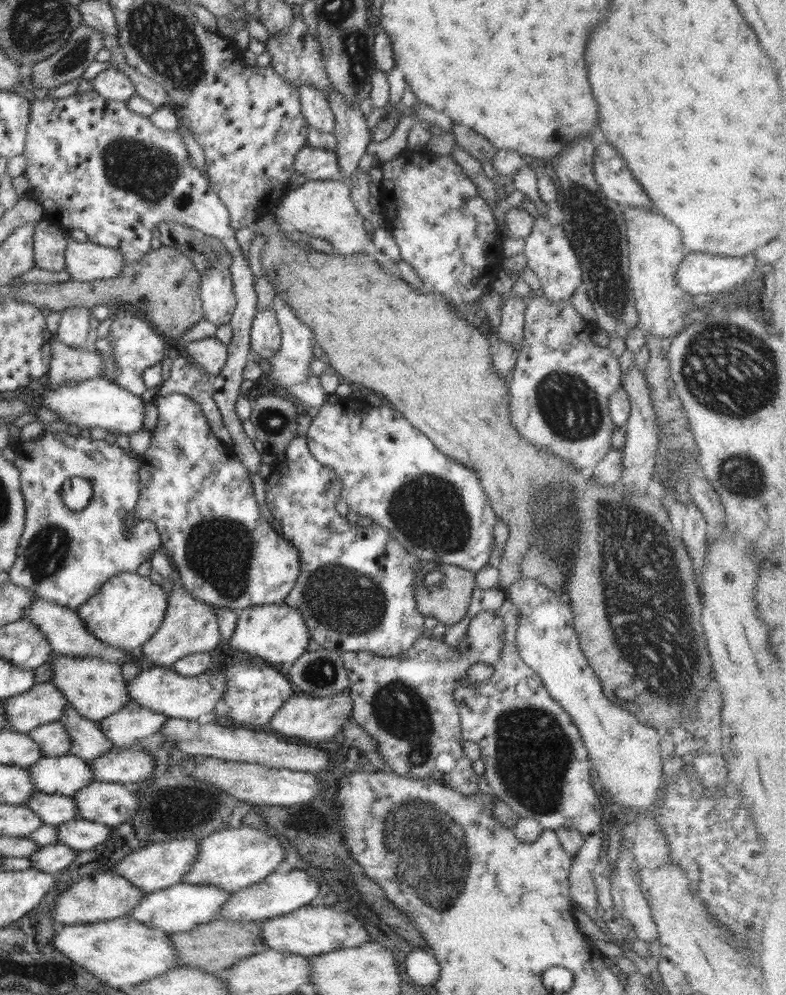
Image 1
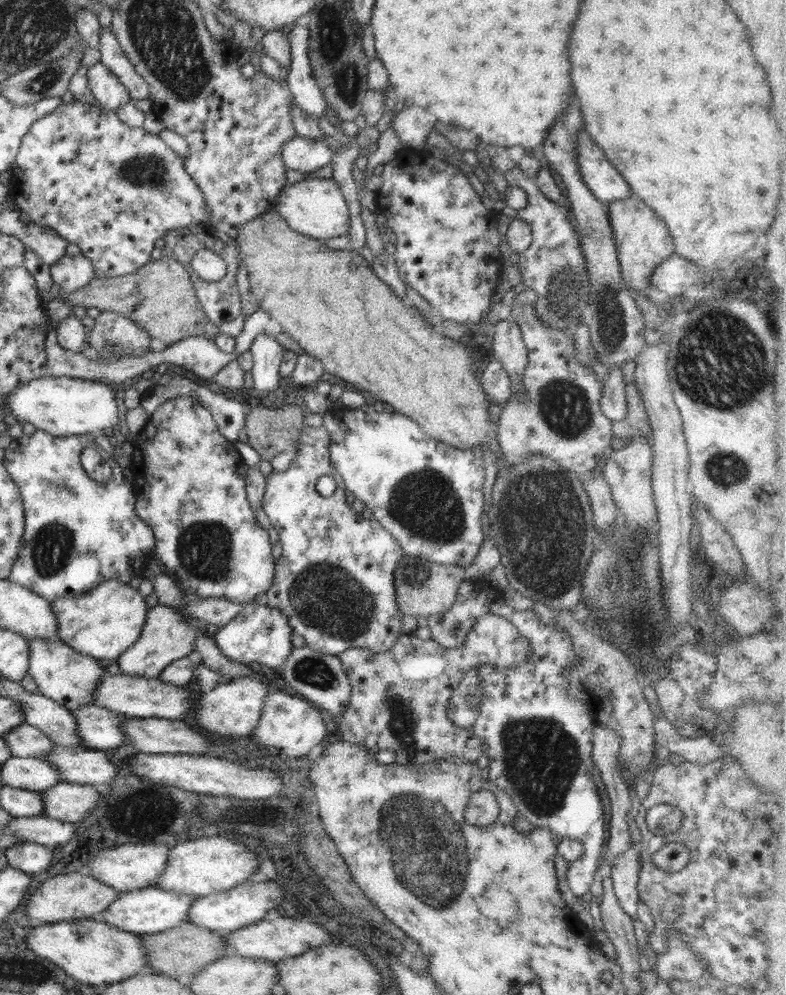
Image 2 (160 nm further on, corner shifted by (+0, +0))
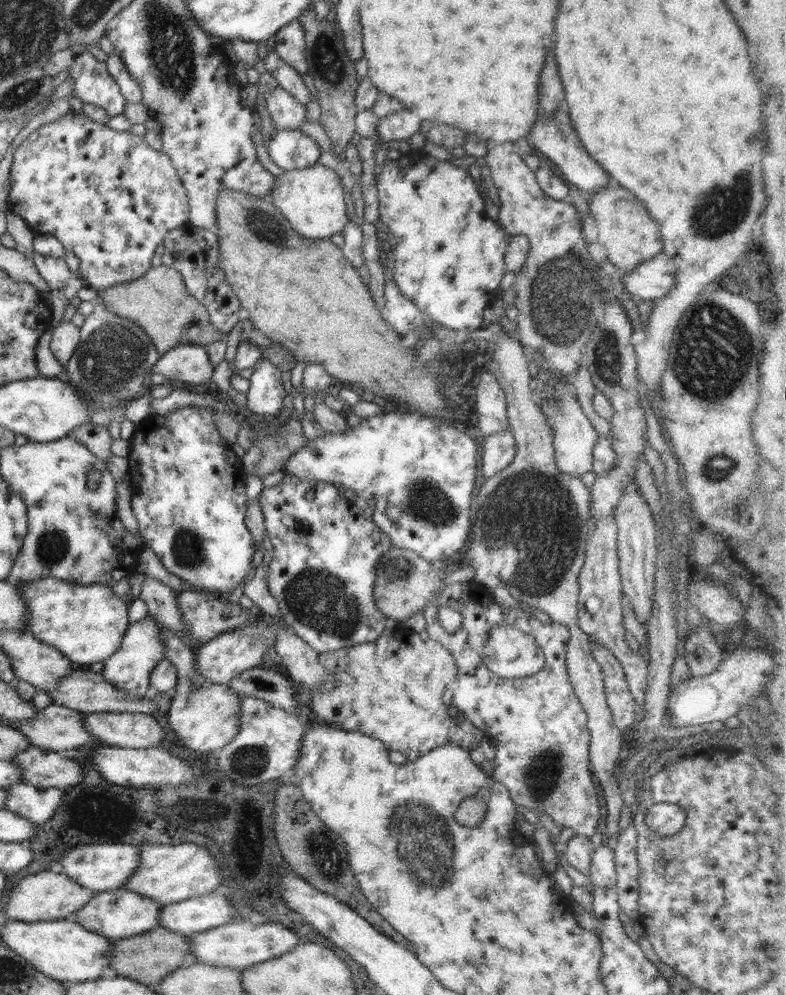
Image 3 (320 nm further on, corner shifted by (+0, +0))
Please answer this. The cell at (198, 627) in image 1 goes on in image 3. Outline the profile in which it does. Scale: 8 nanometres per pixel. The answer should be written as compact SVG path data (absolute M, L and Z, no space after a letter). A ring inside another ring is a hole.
M146 615L140 621L130 623L118 650L103 662L102 678L117 686L119 690L142 698L151 686L150 675L152 670L155 669L158 662L166 658L166 646L163 646L163 638L161 638L161 626L162 624L150 615Z

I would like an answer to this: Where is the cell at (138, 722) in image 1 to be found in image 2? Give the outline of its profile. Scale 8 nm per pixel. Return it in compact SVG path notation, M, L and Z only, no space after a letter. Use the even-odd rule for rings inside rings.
M94 704L70 711L76 719L77 734L89 750L110 751L129 742L127 734L121 728L127 715Z

